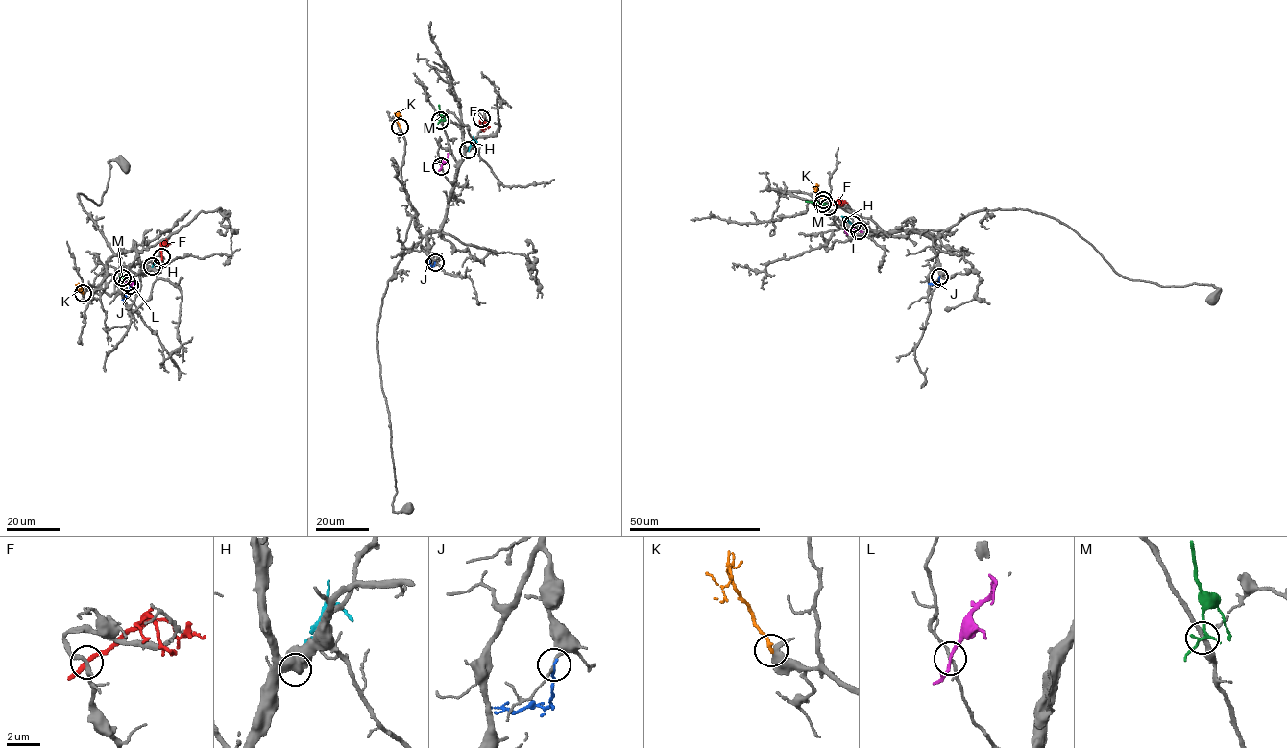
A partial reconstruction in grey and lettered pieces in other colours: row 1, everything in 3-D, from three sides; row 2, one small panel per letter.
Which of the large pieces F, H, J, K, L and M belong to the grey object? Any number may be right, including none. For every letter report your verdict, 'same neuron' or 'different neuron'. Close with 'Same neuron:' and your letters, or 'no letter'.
F: different neuron
H: different neuron
J: different neuron
K: same neuron
L: different neuron
M: different neuron
Same neuron: K

